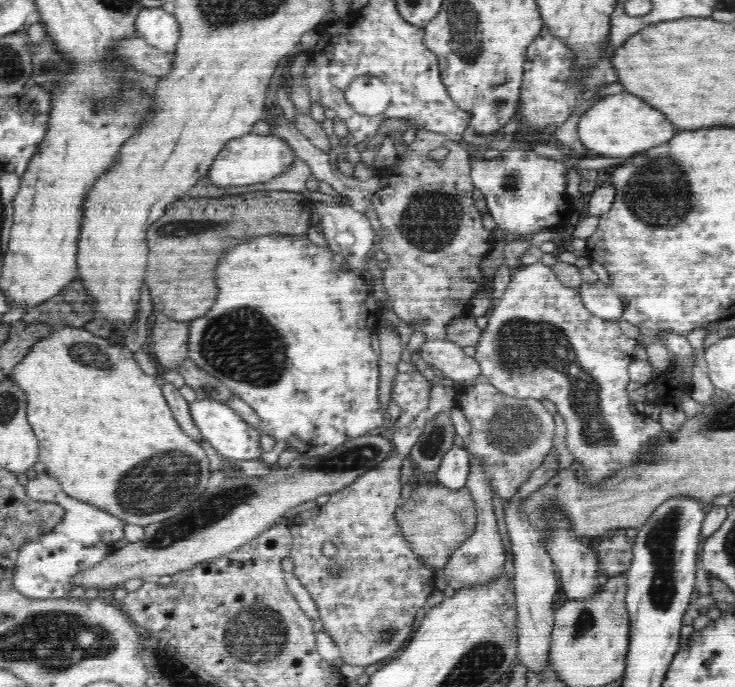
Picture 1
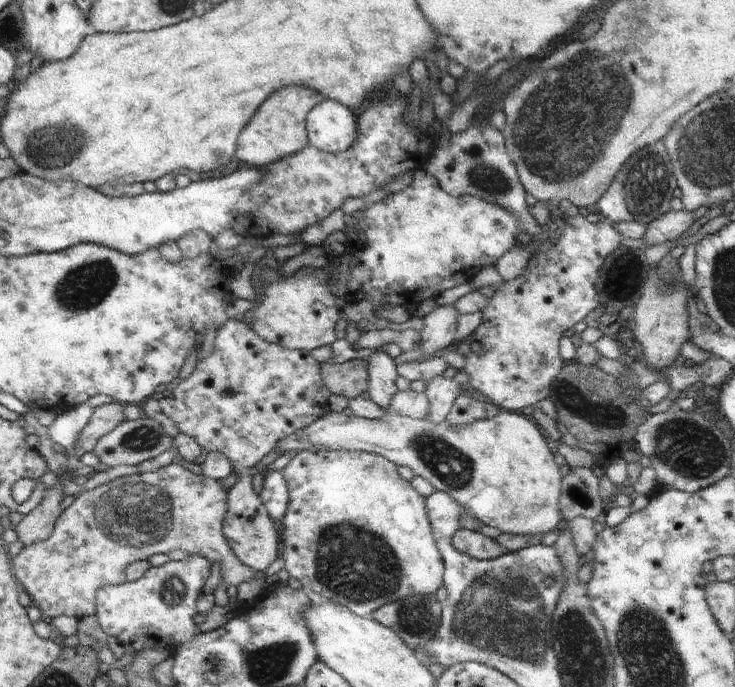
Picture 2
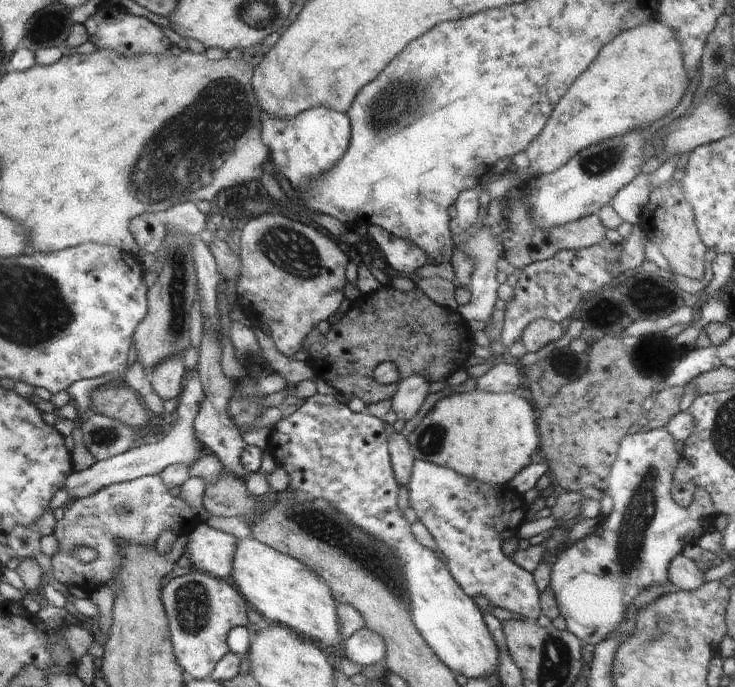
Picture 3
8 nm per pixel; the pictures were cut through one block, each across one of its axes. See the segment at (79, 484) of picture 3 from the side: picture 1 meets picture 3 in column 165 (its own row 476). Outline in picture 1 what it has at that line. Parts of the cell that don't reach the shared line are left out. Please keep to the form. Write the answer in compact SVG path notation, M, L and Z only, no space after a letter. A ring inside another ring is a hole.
M455 445L445 452L438 468L434 470L434 476L438 484L458 490L466 486L468 470L470 470L470 453L466 448Z

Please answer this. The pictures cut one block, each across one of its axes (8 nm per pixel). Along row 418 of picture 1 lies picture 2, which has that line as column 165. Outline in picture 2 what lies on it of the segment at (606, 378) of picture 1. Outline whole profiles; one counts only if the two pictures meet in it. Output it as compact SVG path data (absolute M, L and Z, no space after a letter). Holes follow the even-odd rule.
M190 555L185 561L168 561L159 567L150 567L142 578L135 581L124 580L121 585L102 587L97 595L97 617L100 628L106 636L114 636L132 651L154 649L176 654L178 647L184 647L194 639L200 639L198 629L199 615L196 610L196 598L210 576L211 562L198 555Z

